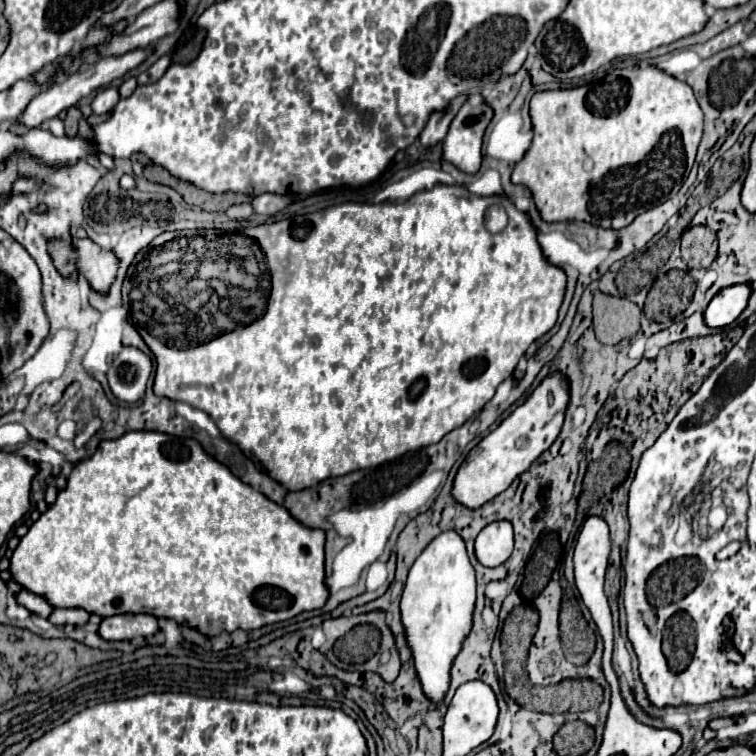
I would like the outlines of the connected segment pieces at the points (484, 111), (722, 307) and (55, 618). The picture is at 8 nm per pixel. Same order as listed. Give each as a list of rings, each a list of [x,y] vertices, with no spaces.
[[[481,96],[469,98],[453,118],[443,140],[443,160],[469,174],[479,172],[483,134],[491,118],[493,108]]]
[[[737,284],[723,288],[713,296],[709,306],[703,312],[703,320],[709,328],[725,328],[729,326],[747,306],[747,298],[751,294],[749,284]]]
[[[55,608],[51,618],[49,618],[55,626],[63,626],[63,624],[75,624],[75,626],[83,626],[89,620],[89,612],[85,612],[83,608]]]

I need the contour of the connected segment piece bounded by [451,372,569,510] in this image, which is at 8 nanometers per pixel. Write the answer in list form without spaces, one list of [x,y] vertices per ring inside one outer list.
[[[559,372],[547,376],[521,406],[517,406],[491,434],[487,434],[467,454],[465,462],[459,466],[457,476],[453,480],[451,494],[455,502],[475,510],[481,508],[485,502],[493,500],[503,490],[507,490],[509,484],[521,472],[525,472],[533,464],[533,460],[539,458],[543,450],[547,450],[553,444],[553,440],[561,430],[567,402],[569,394],[565,378]]]

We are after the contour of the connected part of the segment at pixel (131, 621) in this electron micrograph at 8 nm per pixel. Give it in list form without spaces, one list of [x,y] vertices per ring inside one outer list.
[[[119,614],[103,618],[99,634],[103,640],[133,640],[137,636],[153,636],[159,630],[157,618],[151,614]]]

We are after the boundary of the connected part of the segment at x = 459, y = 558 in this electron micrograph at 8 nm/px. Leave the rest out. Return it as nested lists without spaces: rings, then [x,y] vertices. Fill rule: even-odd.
[[[443,532],[429,542],[409,570],[401,596],[401,622],[413,666],[431,708],[437,708],[451,684],[453,658],[469,636],[475,610],[475,570],[457,532]]]

